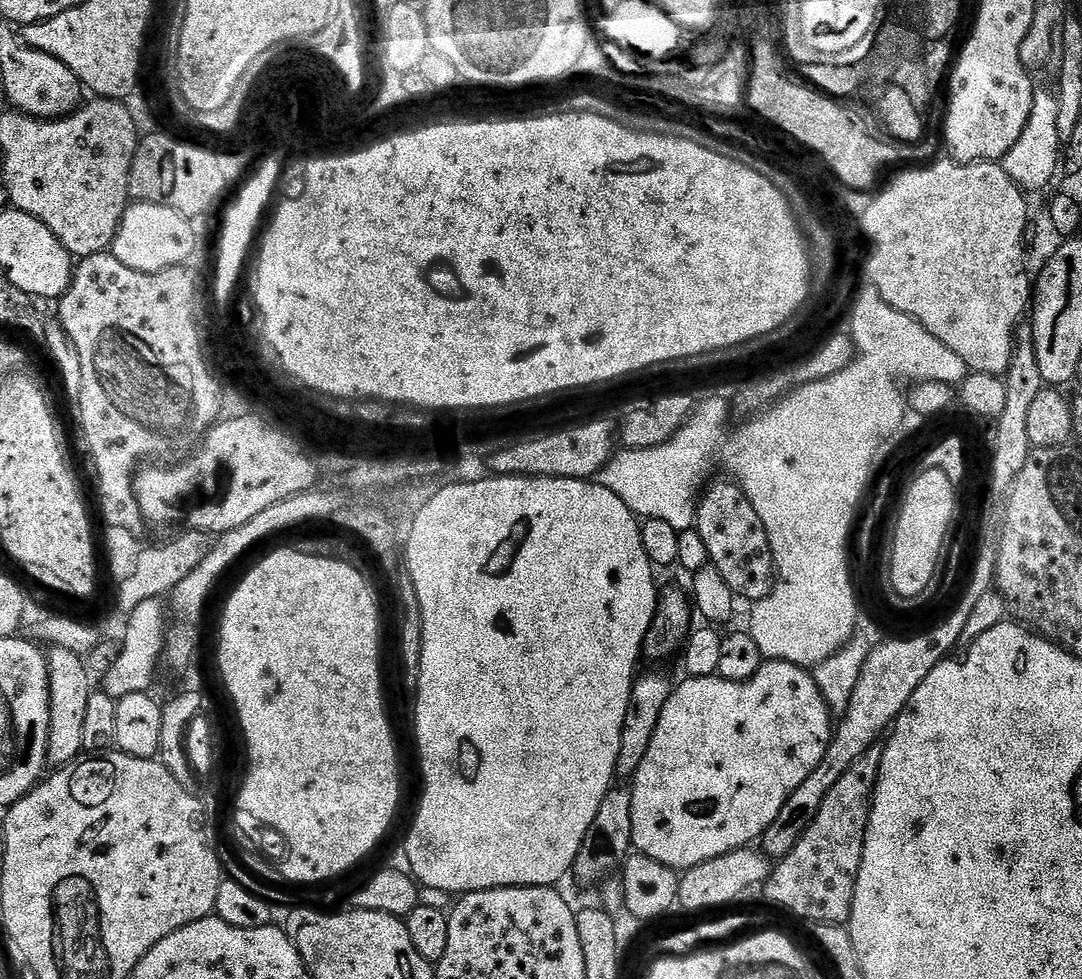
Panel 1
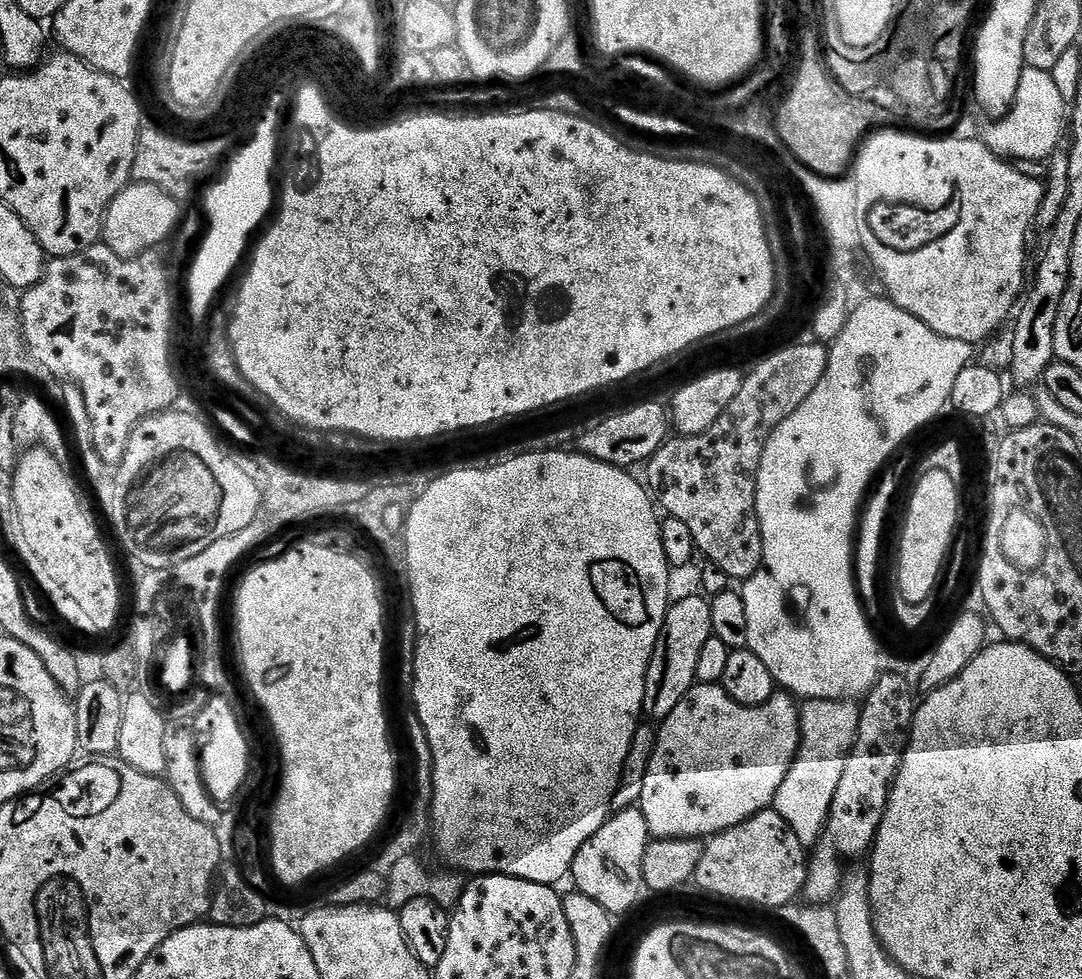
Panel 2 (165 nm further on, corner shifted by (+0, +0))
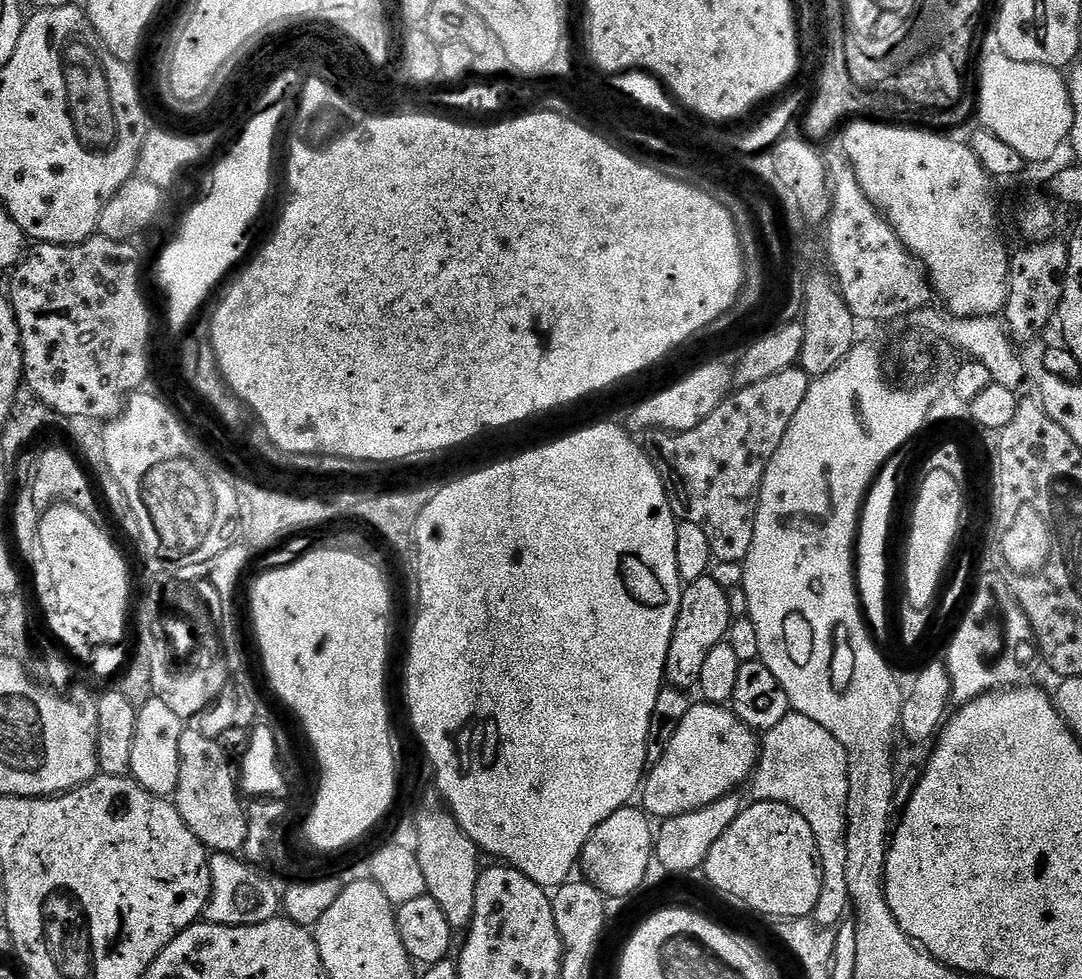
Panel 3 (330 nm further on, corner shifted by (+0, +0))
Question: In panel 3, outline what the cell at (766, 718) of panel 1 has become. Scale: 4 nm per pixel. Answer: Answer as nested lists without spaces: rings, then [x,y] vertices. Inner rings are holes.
[[[699,703],[689,707],[668,747],[659,753],[660,761],[651,765],[643,781],[642,808],[649,817],[681,816],[735,793],[736,787],[751,777],[760,758],[762,744],[757,733],[744,725],[731,707]]]

